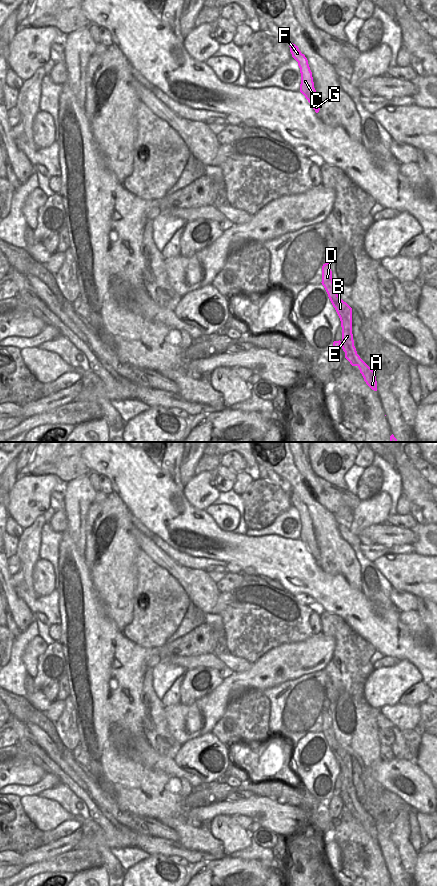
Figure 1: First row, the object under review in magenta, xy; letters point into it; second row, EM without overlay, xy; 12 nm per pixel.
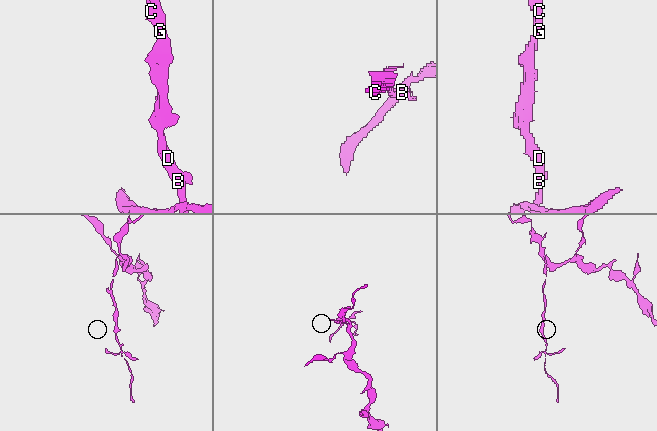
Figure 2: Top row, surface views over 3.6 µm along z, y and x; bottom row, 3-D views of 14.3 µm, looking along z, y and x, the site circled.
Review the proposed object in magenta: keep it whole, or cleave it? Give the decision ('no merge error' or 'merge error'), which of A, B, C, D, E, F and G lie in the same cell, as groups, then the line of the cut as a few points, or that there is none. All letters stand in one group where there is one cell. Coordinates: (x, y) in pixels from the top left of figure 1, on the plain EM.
no merge error; groups A B C D E F G; cut none

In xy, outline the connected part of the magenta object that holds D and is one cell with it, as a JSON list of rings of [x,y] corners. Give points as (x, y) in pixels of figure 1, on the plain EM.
[[[329,710],[322,714],[321,731],[341,769],[342,788],[334,789],[333,796],[339,797],[341,795],[345,800],[345,806],[350,810],[350,812],[359,816],[366,832],[372,838],[377,839],[375,820],[360,806],[354,794],[352,782],[352,756],[336,741]]]

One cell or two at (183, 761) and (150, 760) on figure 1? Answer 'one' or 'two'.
two

